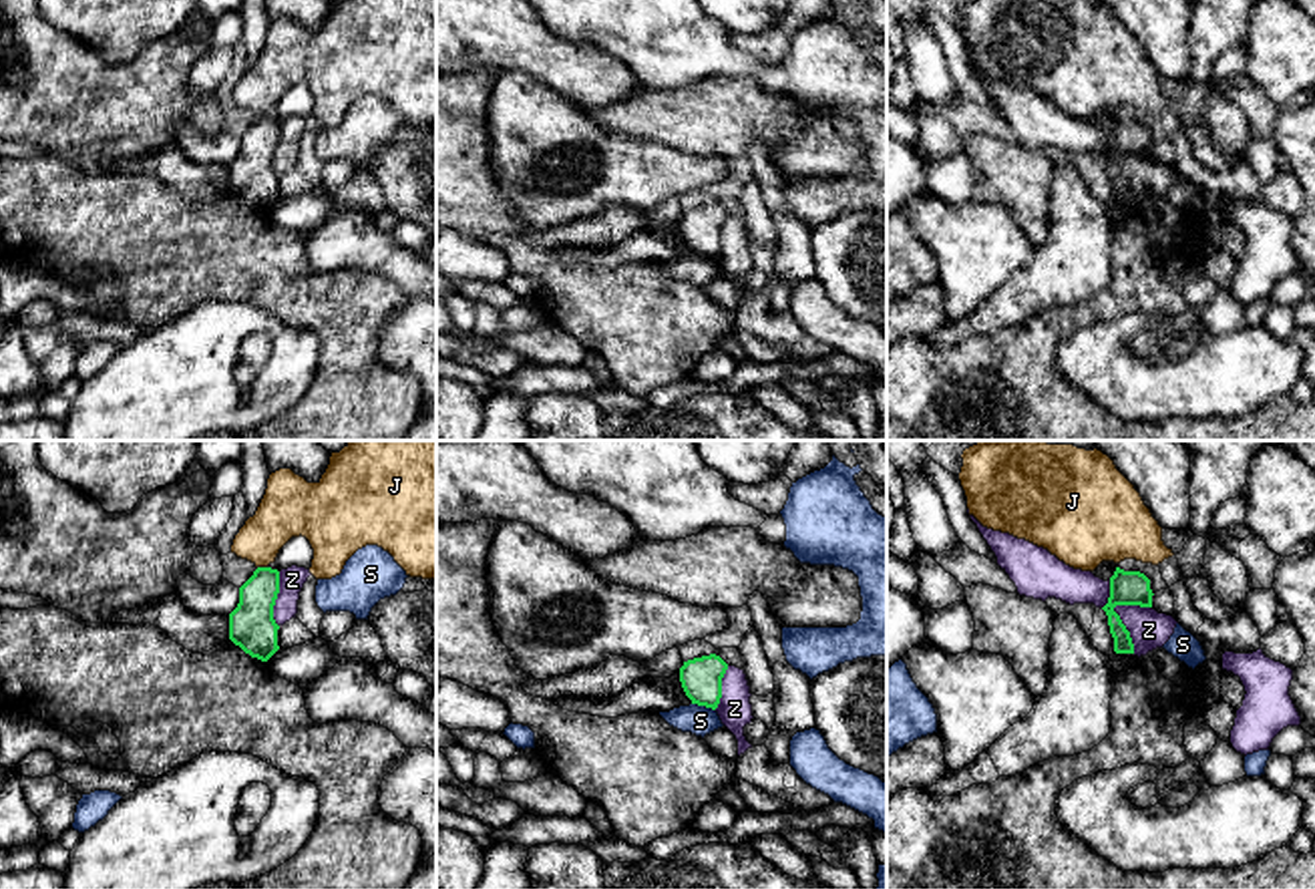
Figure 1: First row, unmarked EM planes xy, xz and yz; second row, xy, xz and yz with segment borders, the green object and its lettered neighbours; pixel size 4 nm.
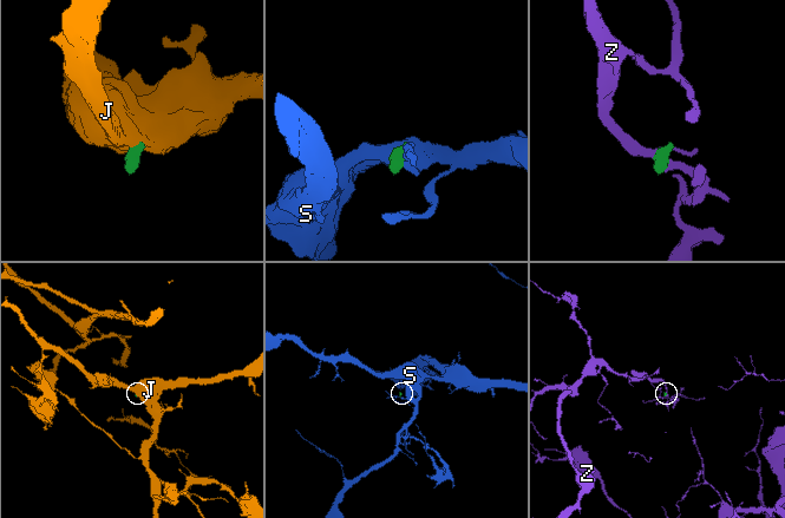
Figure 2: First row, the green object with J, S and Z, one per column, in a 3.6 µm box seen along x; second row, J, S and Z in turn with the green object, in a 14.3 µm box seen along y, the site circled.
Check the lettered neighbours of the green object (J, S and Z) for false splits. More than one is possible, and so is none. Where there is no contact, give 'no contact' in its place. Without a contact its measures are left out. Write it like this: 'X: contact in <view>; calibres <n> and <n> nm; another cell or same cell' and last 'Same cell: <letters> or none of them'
J: contact in xy; calibres 190 and 220 nm; another cell
S: contact in xz; calibres 160 and 120 nm; another cell
Z: contact in yz; calibres 140 and 160 nm; another cell
Same cell: none of them

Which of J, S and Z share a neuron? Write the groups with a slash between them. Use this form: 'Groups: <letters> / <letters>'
Groups: J / S / Z

